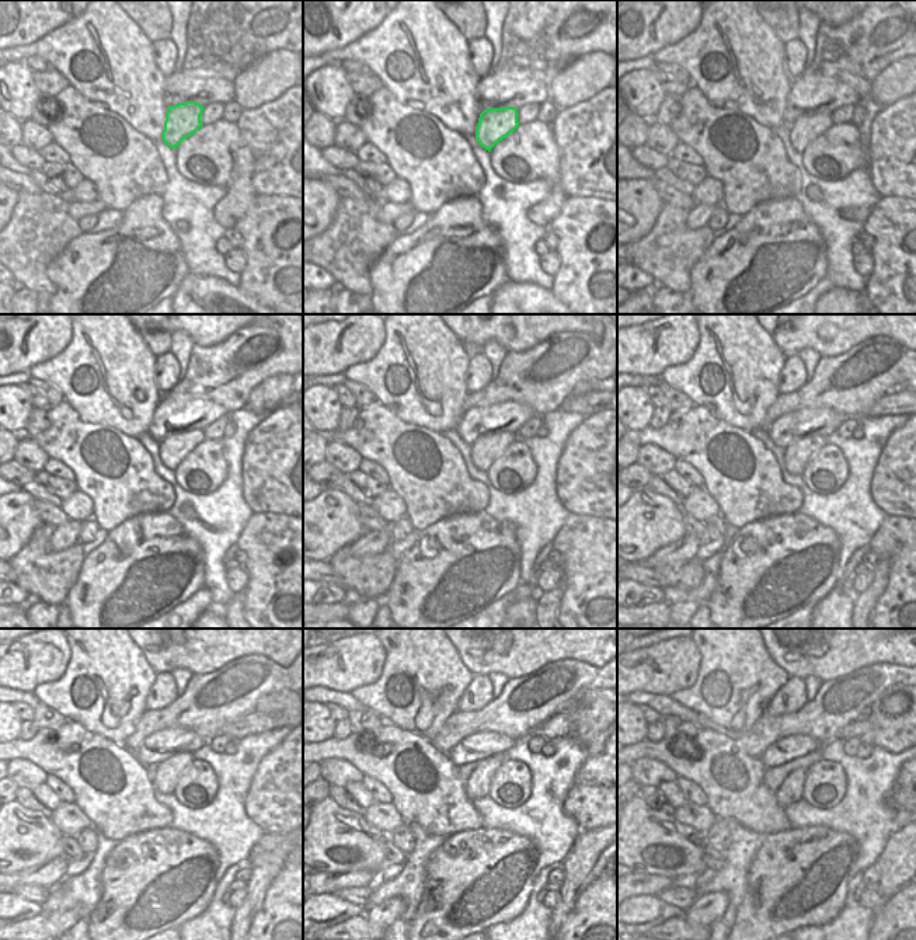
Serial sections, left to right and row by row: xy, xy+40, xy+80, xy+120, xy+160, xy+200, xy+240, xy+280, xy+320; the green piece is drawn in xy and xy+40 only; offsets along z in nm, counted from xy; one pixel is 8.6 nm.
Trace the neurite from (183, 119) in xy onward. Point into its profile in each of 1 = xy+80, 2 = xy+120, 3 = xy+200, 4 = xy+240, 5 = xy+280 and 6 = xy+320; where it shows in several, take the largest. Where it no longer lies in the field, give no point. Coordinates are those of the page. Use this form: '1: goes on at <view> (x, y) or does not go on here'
1: goes on at xy+80 (804, 129)
2: goes on at xy+120 (176, 446)
3: goes on at xy+200 (798, 453)
4: goes on at xy+240 (167, 773)
5: goes on at xy+280 (479, 784)
6: goes on at xy+320 (791, 790)

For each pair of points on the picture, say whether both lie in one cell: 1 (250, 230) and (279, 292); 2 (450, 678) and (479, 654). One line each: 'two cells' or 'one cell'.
1: one cell
2: two cells

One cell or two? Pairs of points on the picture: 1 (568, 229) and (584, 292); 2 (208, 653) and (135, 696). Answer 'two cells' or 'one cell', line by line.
1: one cell
2: two cells

